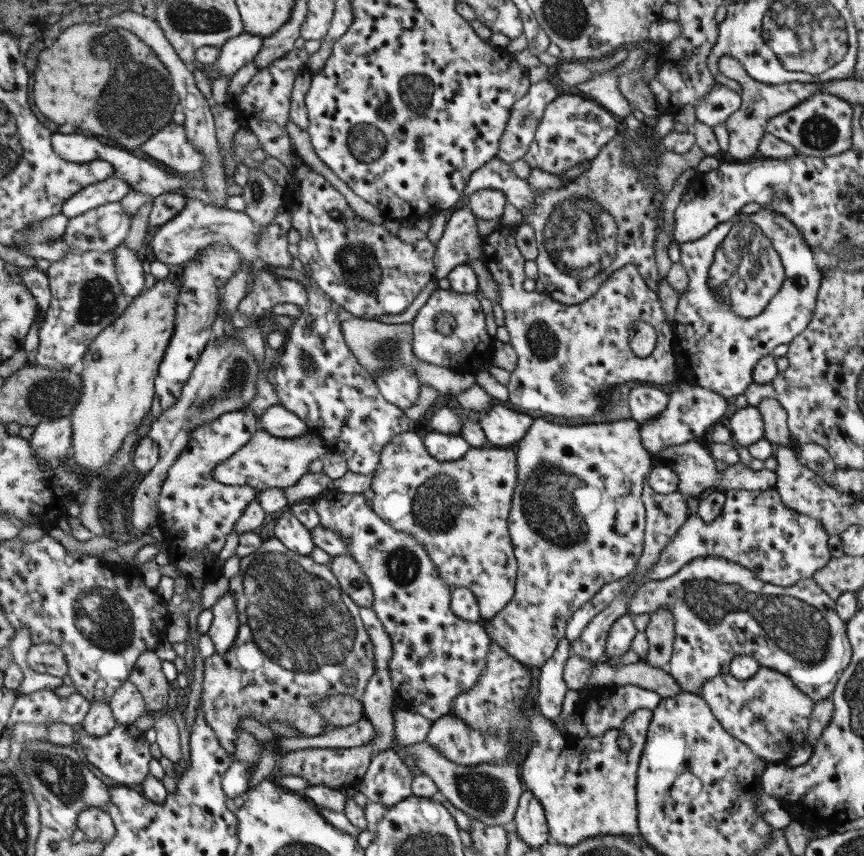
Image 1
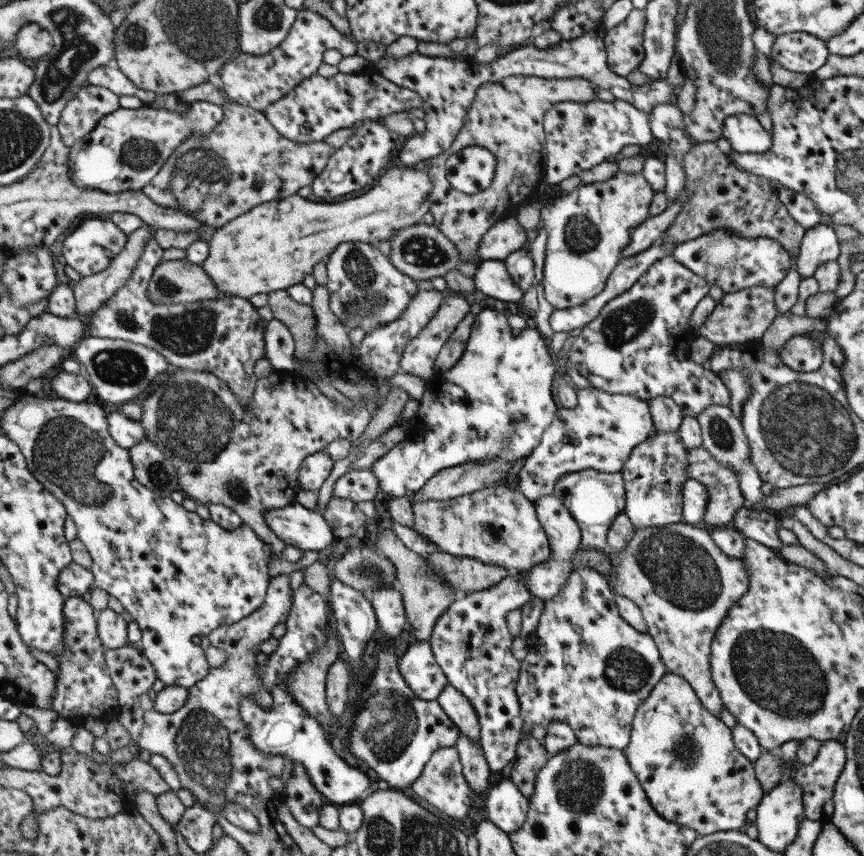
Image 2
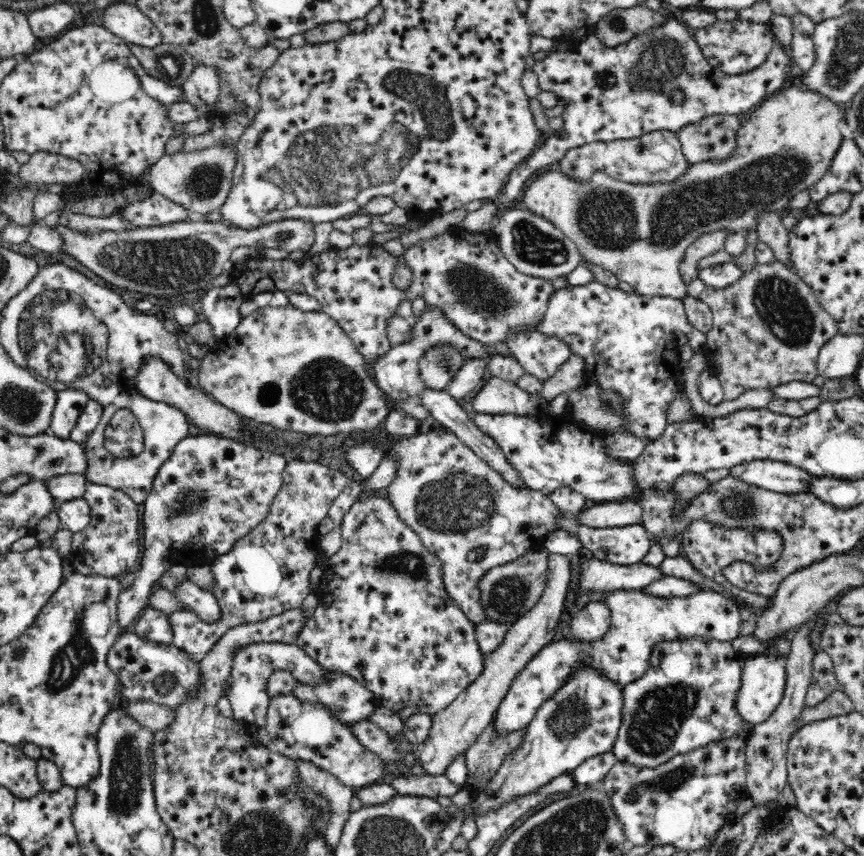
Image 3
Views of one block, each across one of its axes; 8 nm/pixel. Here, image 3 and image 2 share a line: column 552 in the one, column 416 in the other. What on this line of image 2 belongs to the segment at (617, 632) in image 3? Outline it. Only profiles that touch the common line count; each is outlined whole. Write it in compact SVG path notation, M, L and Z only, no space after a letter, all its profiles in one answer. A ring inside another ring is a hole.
M415 641L398 659L398 669L409 688L421 700L433 700L448 683L435 662L428 641Z

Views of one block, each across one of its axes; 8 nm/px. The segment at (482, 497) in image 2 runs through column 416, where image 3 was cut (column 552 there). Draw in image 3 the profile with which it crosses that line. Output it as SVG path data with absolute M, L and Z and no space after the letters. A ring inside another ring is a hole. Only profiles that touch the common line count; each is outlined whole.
M429 432L425 435L416 434L409 439L402 439L397 444L394 444L393 450L397 452L399 456L399 467L396 478L392 481L389 488L383 491L383 495L395 508L400 521L413 532L415 532L418 537L420 537L420 542L432 555L436 556L442 564L442 581L444 581L444 589L449 594L448 598L452 599L452 603L456 607L462 609L466 618L473 626L478 626L482 622L486 622L487 618L485 613L485 608L481 603L481 590L479 589L479 580L490 571L492 568L497 568L503 566L504 564L512 563L514 560L518 560L528 554L528 552L540 551L544 548L545 540L547 537L560 529L560 522L569 518L570 520L575 520L577 526L584 526L585 528L616 528L616 527L628 527L629 525L641 524L643 518L643 508L639 506L638 502L635 500L628 500L626 502L608 502L600 503L587 510L582 510L579 514L568 515L562 513L560 508L556 507L548 495L544 495L542 492L532 490L528 486L525 488L516 487L508 483L508 481L499 473L496 472L486 460L482 460L469 446L466 446L454 433L443 433L438 434L438 432Z

